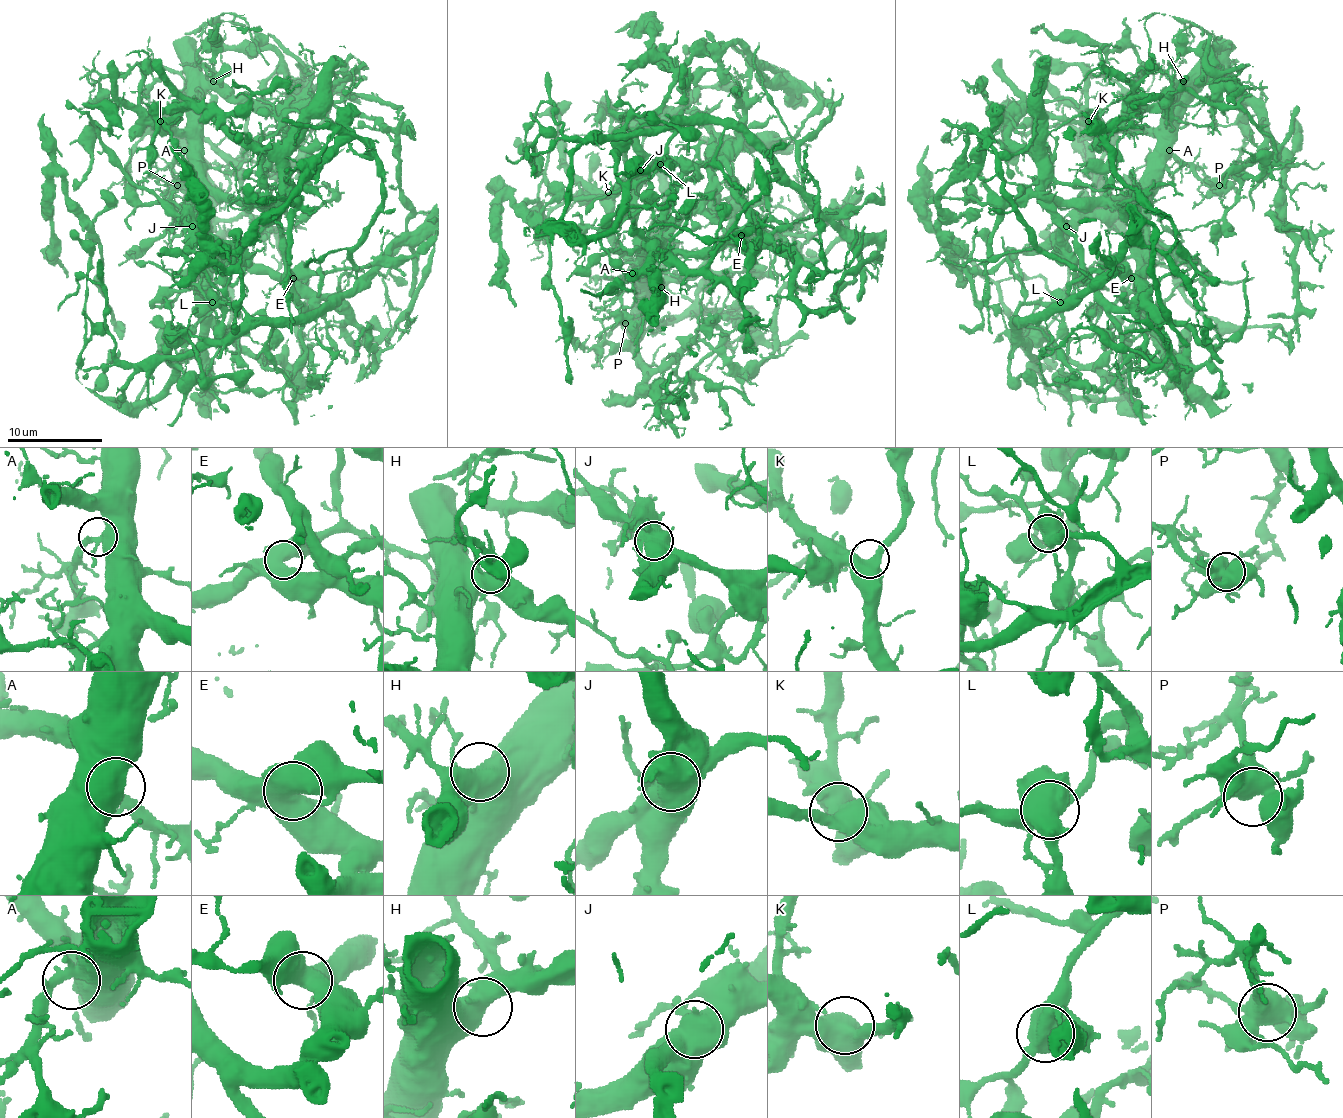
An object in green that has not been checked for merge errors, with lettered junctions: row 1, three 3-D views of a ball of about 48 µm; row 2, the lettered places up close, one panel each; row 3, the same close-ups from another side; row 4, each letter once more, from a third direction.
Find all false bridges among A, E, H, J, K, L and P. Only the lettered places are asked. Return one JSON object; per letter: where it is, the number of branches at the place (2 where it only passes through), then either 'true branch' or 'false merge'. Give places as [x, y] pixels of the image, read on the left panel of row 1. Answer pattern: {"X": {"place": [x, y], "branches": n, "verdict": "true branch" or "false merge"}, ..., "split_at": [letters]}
{"A": {"place": [184, 150], "branches": 4, "verdict": "true branch"}, "E": {"place": [293, 278], "branches": 2, "verdict": "true branch"}, "H": {"place": [213, 81], "branches": 4, "verdict": "true branch"}, "J": {"place": [192, 226], "branches": 2, "verdict": "false merge"}, "K": {"place": [160, 121], "branches": 3, "verdict": "true branch"}, "L": {"place": [212, 302], "branches": 4, "verdict": "false merge"}, "P": {"place": [177, 185], "branches": 5, "verdict": "true branch"}, "split_at": ["J", "L"]}

